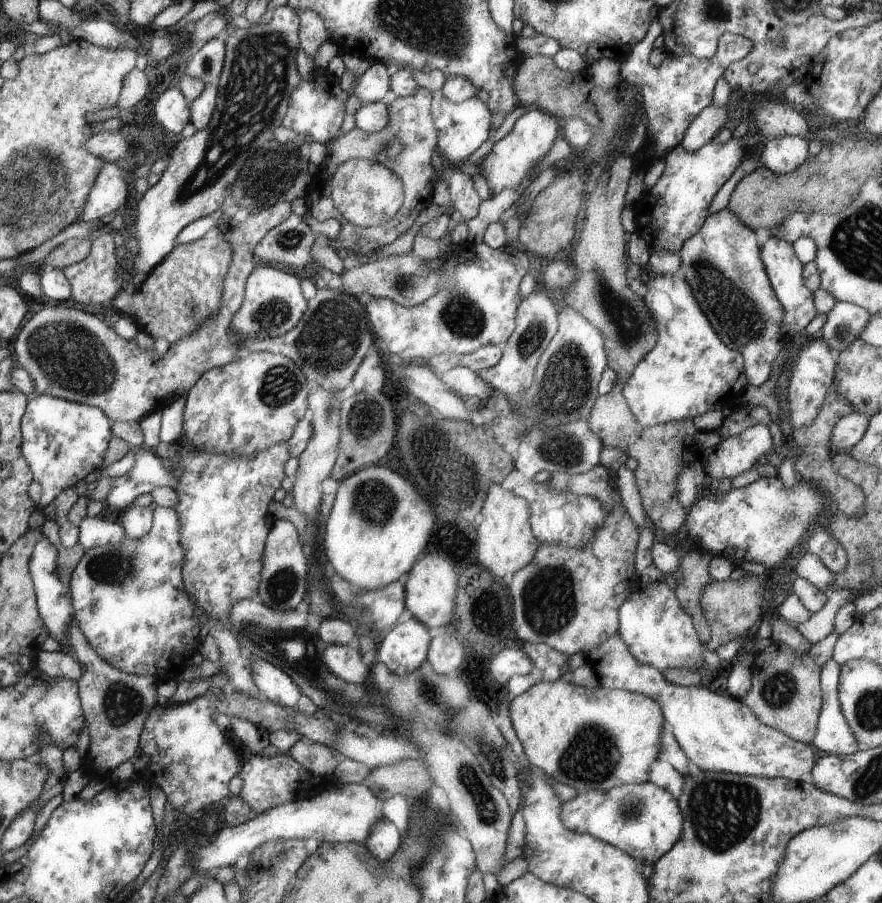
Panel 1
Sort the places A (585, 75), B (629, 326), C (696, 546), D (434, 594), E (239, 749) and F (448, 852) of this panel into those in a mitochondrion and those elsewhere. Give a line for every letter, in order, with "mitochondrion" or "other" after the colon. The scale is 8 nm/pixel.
A: other
B: mitochondrion
C: other
D: other
E: other
F: mitochondrion

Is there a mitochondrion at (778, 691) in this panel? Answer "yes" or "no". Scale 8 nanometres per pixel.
yes

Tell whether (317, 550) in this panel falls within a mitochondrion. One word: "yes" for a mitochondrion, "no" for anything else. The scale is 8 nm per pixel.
no

